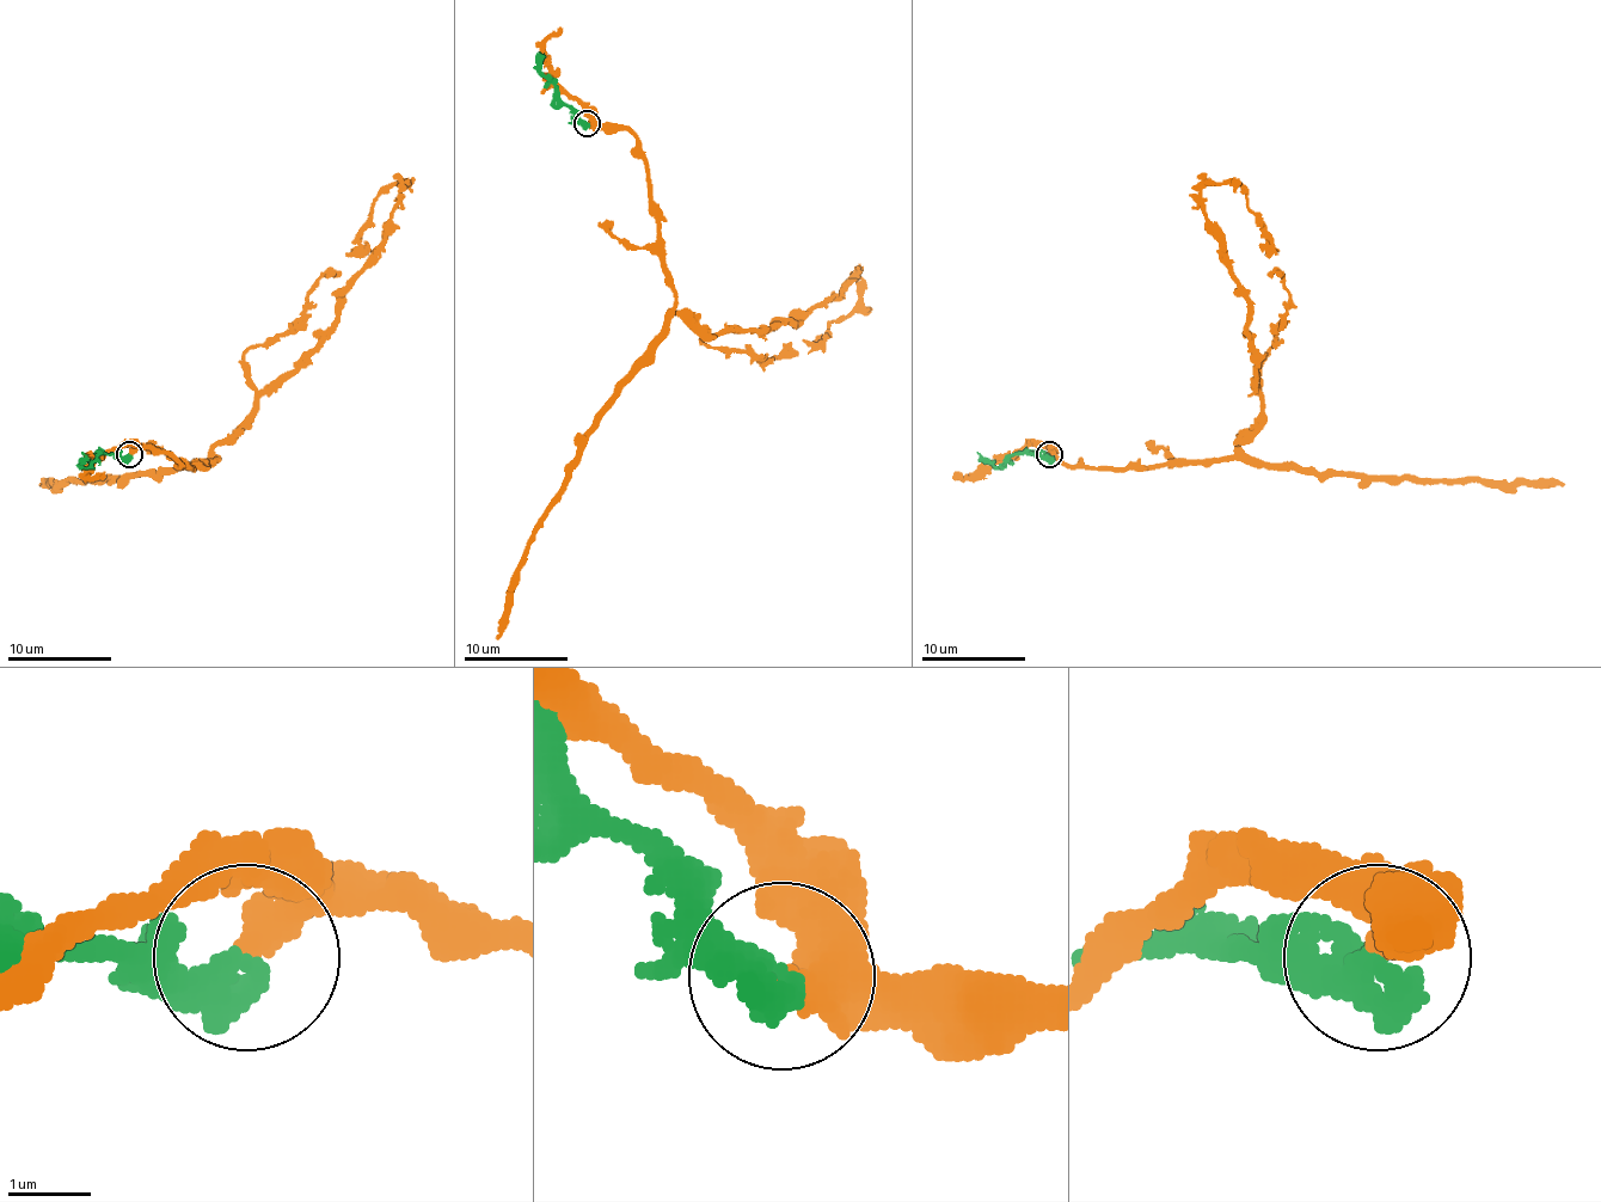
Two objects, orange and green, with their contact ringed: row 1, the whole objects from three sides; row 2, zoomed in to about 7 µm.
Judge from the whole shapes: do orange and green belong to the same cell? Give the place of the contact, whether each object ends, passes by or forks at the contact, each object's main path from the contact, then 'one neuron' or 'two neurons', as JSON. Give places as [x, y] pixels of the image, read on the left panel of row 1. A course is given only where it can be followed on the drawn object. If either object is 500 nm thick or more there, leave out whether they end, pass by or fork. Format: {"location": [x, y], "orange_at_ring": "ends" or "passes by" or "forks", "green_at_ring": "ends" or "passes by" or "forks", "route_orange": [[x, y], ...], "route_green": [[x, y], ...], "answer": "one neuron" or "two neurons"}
{"location": [129, 454], "orange_at_ring": "ends", "green_at_ring": "ends", "route_orange": [[130, 454], [210, 465], [336, 319], [400, 183], [375, 201], [347, 256]], "route_green": [[130, 454], [99, 454], [86, 467], [80, 452]], "answer": "two neurons"}

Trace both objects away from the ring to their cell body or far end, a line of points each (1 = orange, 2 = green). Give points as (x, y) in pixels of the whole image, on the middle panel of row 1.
1: (587, 124), (639, 142), (670, 308), (707, 335), (798, 322), (856, 275), (858, 304), (803, 339)
2: (587, 124), (562, 100), (556, 85), (543, 72), (538, 51)

